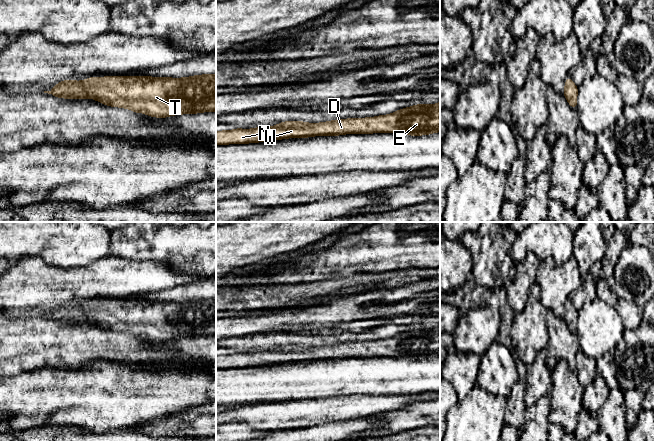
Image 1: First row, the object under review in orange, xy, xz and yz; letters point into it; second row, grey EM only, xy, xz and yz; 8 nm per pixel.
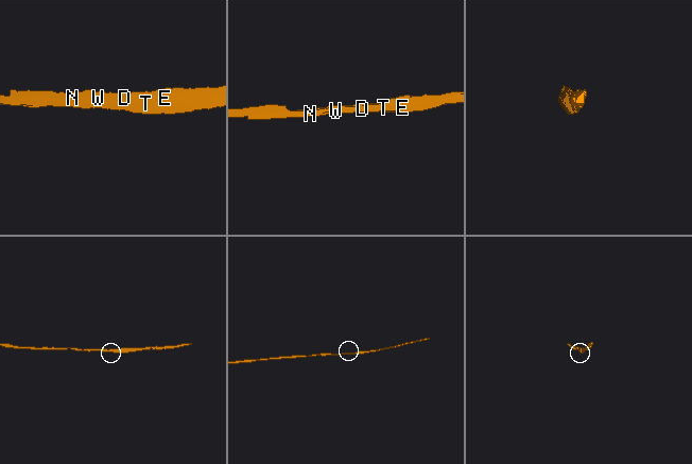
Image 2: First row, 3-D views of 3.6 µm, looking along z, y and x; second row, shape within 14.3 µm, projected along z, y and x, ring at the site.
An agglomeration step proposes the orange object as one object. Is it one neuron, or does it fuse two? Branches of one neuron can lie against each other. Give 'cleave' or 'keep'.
keep

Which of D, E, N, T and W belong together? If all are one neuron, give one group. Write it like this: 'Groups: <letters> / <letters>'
Groups: D E N T W

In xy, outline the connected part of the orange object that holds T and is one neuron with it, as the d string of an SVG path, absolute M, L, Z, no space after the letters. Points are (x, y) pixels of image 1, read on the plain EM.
M216 298L184 302L149 300L90 301L81 306L63 304L50 315L44 315L44 317L65 323L95 323L107 330L130 333L136 337L145 337L150 341L165 342L172 339L216 335Z

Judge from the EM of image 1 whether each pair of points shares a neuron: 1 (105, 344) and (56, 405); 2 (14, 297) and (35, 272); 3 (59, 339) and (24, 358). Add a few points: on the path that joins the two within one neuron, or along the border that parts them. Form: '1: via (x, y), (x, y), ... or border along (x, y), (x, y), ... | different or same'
1: border along (114, 362), (94, 360), (82, 367), (67, 367) | different
2: via (20, 291), (31, 278) | same
3: via (50, 343), (39, 343), (33, 349) | same

